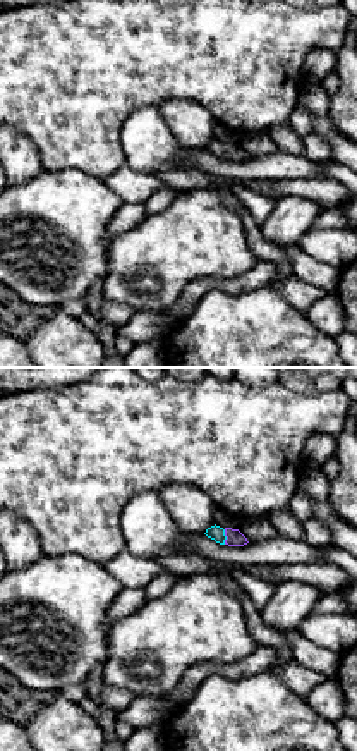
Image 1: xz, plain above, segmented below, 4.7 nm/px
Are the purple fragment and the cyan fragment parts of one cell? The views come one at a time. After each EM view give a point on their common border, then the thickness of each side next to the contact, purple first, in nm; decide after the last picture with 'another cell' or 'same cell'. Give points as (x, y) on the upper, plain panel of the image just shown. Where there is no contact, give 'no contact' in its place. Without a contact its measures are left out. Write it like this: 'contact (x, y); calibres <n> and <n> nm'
contact (225, 150); calibres 80 and 70 nm

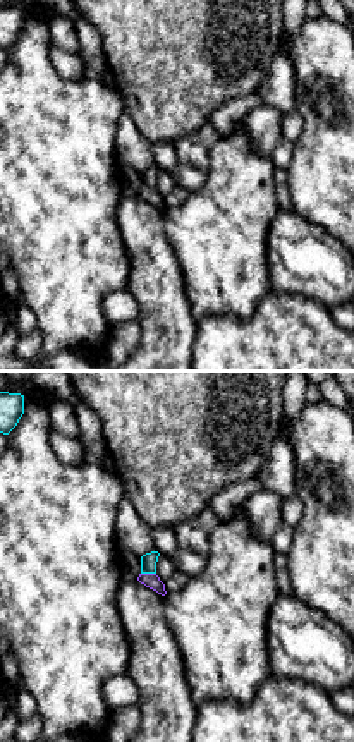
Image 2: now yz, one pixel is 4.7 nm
contact (148, 189); calibres 70 and 80 nm

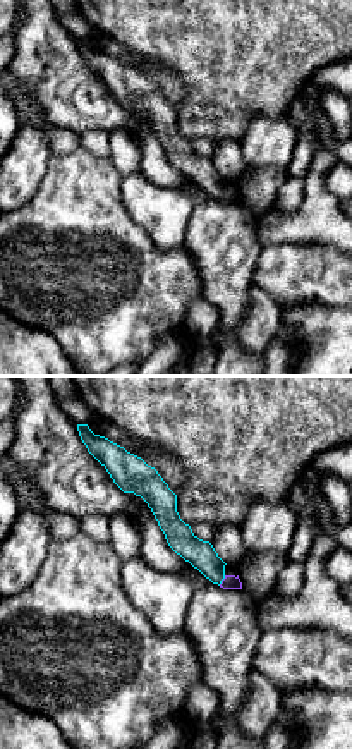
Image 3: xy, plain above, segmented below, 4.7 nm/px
contact (222, 196); calibres 60 and 140 nm

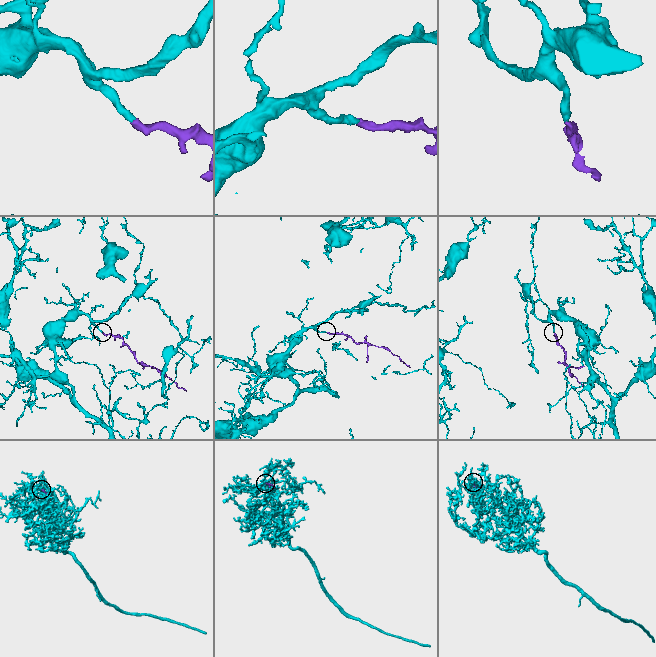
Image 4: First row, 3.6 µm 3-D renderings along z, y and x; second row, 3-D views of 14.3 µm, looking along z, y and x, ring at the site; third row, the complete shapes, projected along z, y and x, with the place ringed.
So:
same cell

